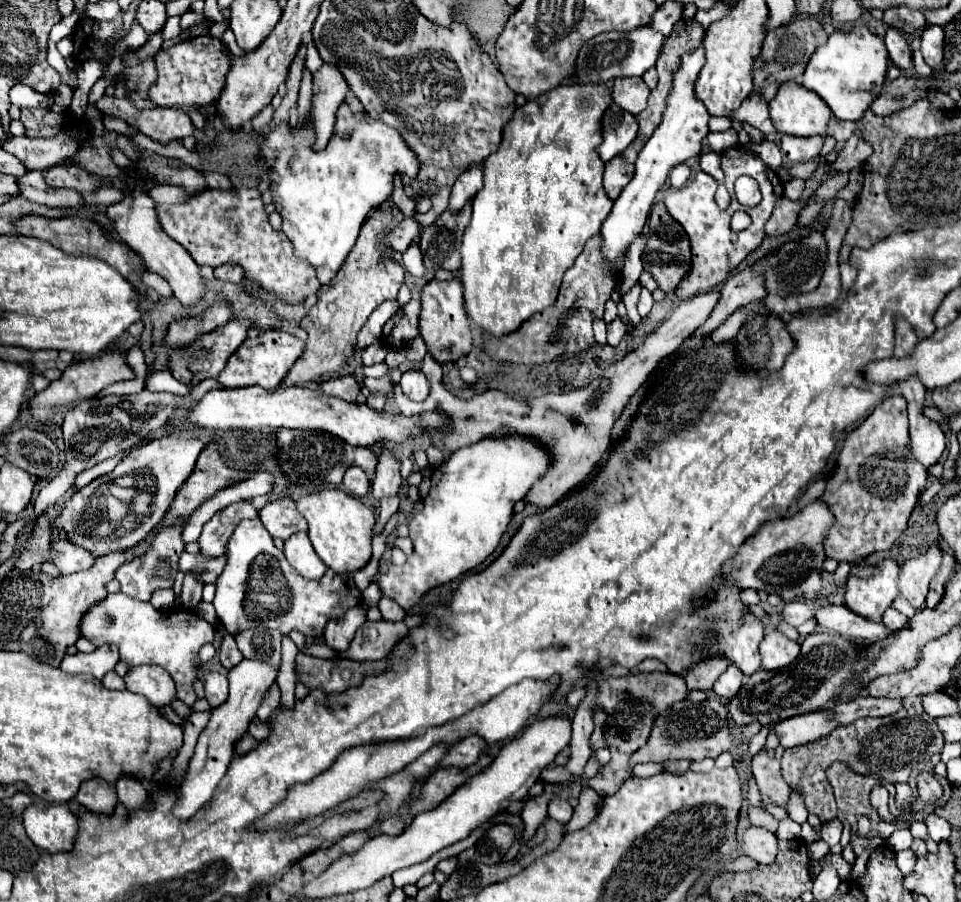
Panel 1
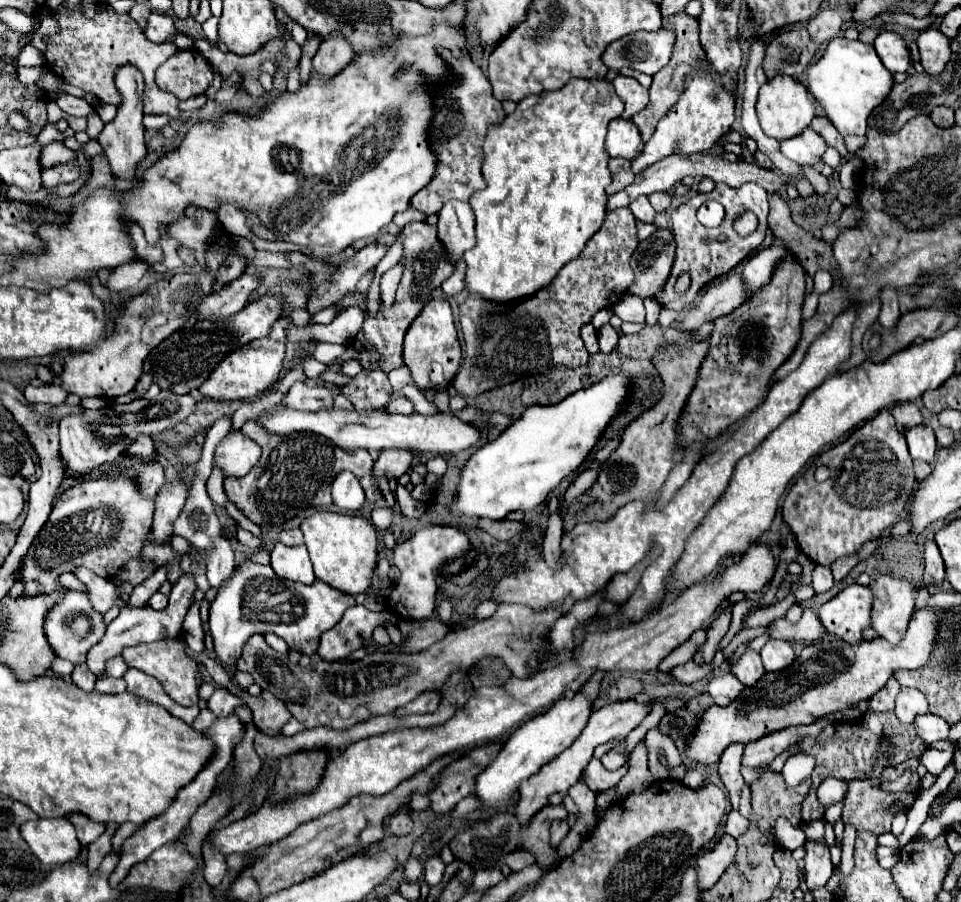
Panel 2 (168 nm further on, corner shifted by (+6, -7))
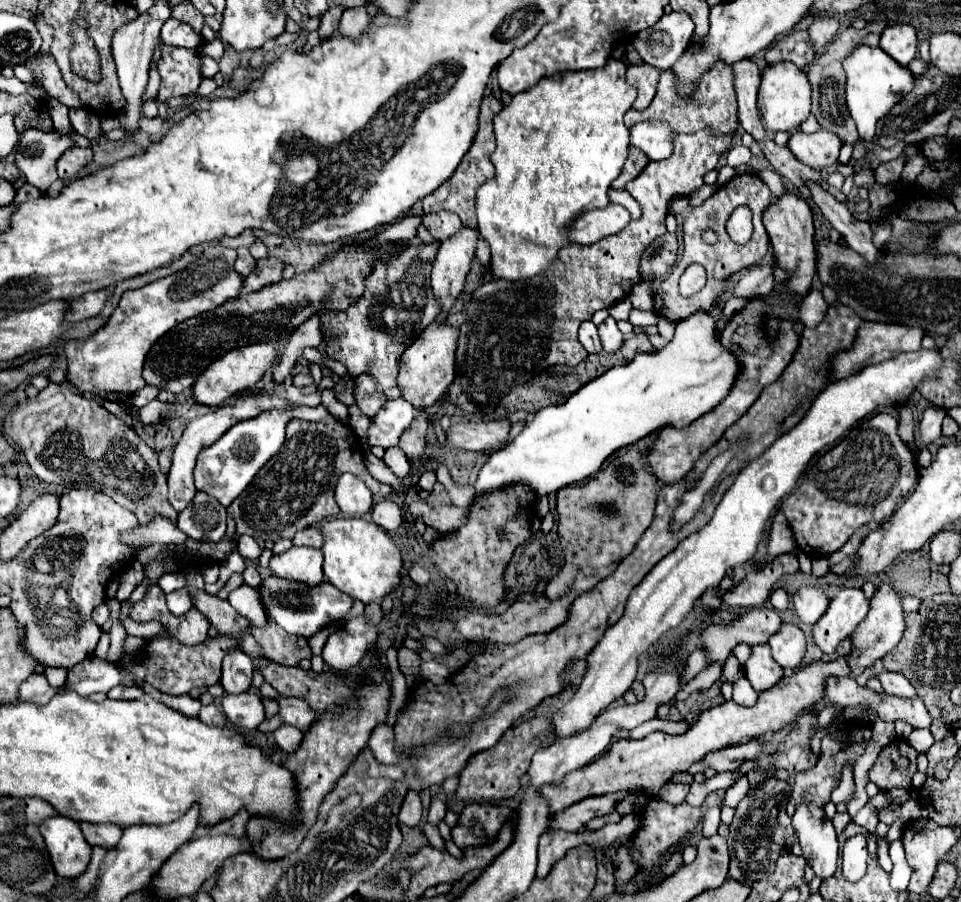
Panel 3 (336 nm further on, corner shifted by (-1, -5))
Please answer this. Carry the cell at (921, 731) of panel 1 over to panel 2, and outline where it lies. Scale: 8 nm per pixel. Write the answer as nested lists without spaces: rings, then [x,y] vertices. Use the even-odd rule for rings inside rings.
[[[868,710],[860,722],[834,722],[824,728],[820,738],[808,738],[808,742],[800,742],[800,752],[806,752],[816,758],[816,766],[812,770],[812,788],[802,802],[802,820],[818,820],[824,818],[824,810],[810,808],[810,800],[816,800],[816,788],[826,778],[838,778],[844,782],[878,778],[884,768],[906,762],[908,758],[920,758],[928,746],[916,734],[914,724],[900,724],[896,714],[890,712],[874,712]],[[810,742],[816,742],[810,746]]]

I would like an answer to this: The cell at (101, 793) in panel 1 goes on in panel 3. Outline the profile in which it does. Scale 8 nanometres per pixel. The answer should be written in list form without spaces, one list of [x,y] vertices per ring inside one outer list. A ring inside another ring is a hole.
[[[81,822],[81,830],[83,830],[83,836],[85,840],[91,844],[91,846],[101,846],[105,850],[113,848],[123,830],[115,824],[89,824],[89,822]]]

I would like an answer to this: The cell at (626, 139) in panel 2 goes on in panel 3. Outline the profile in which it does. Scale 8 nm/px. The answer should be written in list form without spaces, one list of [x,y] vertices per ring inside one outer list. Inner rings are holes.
[[[661,120],[639,122],[631,128],[631,144],[641,148],[651,160],[665,160],[673,154],[673,140],[677,130]]]

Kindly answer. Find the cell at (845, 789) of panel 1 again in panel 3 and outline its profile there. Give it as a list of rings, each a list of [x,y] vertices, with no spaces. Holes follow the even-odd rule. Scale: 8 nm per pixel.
[[[893,740],[879,752],[879,760],[869,772],[869,780],[875,782],[881,790],[911,786],[911,776],[917,770],[917,750],[903,740]]]

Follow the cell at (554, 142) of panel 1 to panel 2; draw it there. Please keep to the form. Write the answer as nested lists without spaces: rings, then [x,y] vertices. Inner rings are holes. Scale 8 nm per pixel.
[[[572,80],[572,82],[568,82],[568,86],[564,86],[556,92],[544,92],[544,94],[538,94],[532,98],[524,98],[524,102],[518,102],[516,110],[512,114],[508,114],[500,126],[492,126],[492,130],[488,130],[488,138],[484,140],[486,160],[482,164],[482,176],[486,180],[486,188],[472,194],[472,198],[470,198],[470,206],[476,216],[476,246],[466,250],[462,256],[466,262],[464,288],[468,290],[468,296],[480,296],[490,302],[512,302],[512,300],[520,300],[520,298],[530,298],[538,290],[546,288],[554,280],[554,276],[560,272],[560,268],[564,264],[568,264],[570,260],[574,260],[584,250],[588,238],[592,238],[604,222],[606,202],[608,202],[608,196],[604,190],[612,182],[610,172],[608,172],[608,154],[604,150],[604,138],[606,138],[608,122],[612,118],[618,118],[622,114],[622,110],[624,110],[624,102],[616,96],[616,92],[608,80],[592,80],[592,82]]]

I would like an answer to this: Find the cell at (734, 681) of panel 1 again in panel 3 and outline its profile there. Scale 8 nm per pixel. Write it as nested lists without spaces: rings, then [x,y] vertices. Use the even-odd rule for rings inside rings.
[[[739,678],[733,684],[733,700],[737,704],[743,704],[743,706],[751,706],[751,704],[757,702],[757,692],[751,688],[747,678]]]

